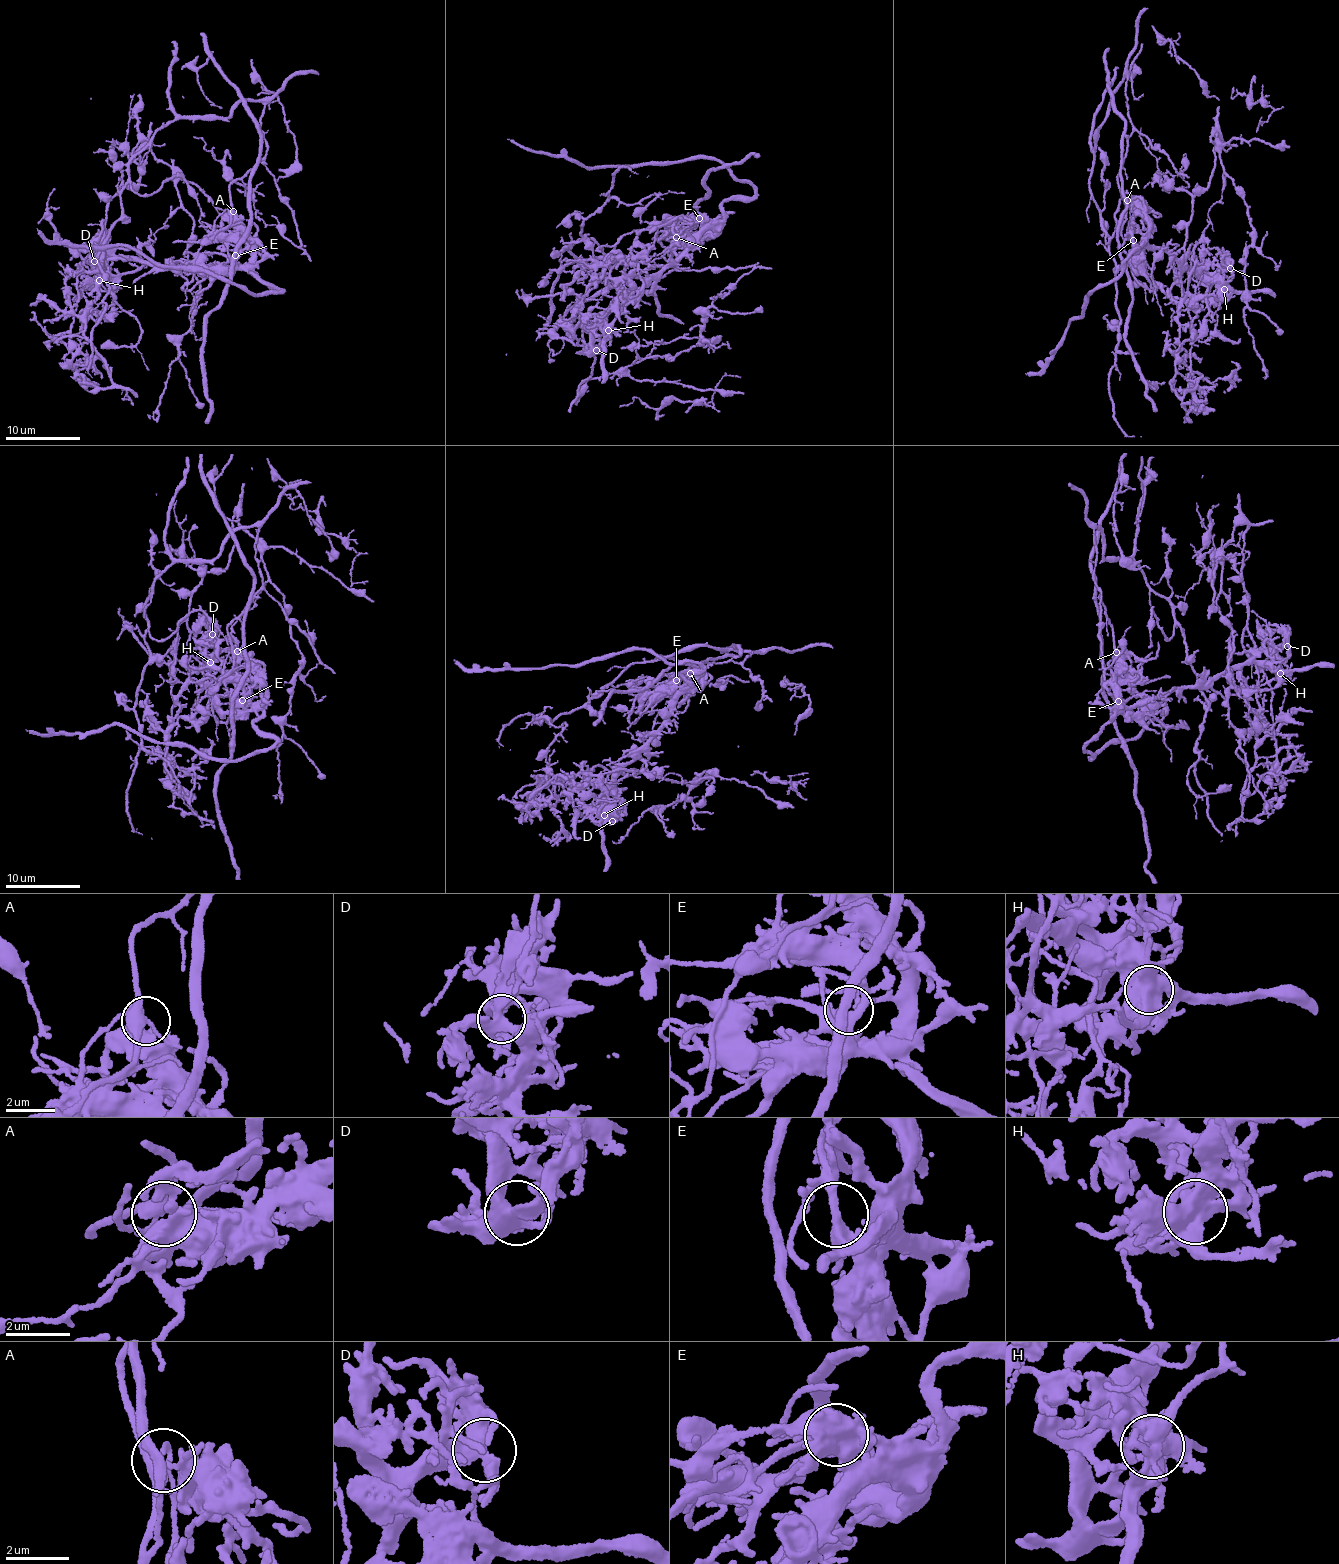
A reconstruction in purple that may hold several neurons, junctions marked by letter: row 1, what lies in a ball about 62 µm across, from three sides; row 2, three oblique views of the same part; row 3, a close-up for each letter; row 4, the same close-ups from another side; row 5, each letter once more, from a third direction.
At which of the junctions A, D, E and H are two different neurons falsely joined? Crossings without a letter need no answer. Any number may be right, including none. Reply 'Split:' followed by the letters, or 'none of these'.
Split: A, H

